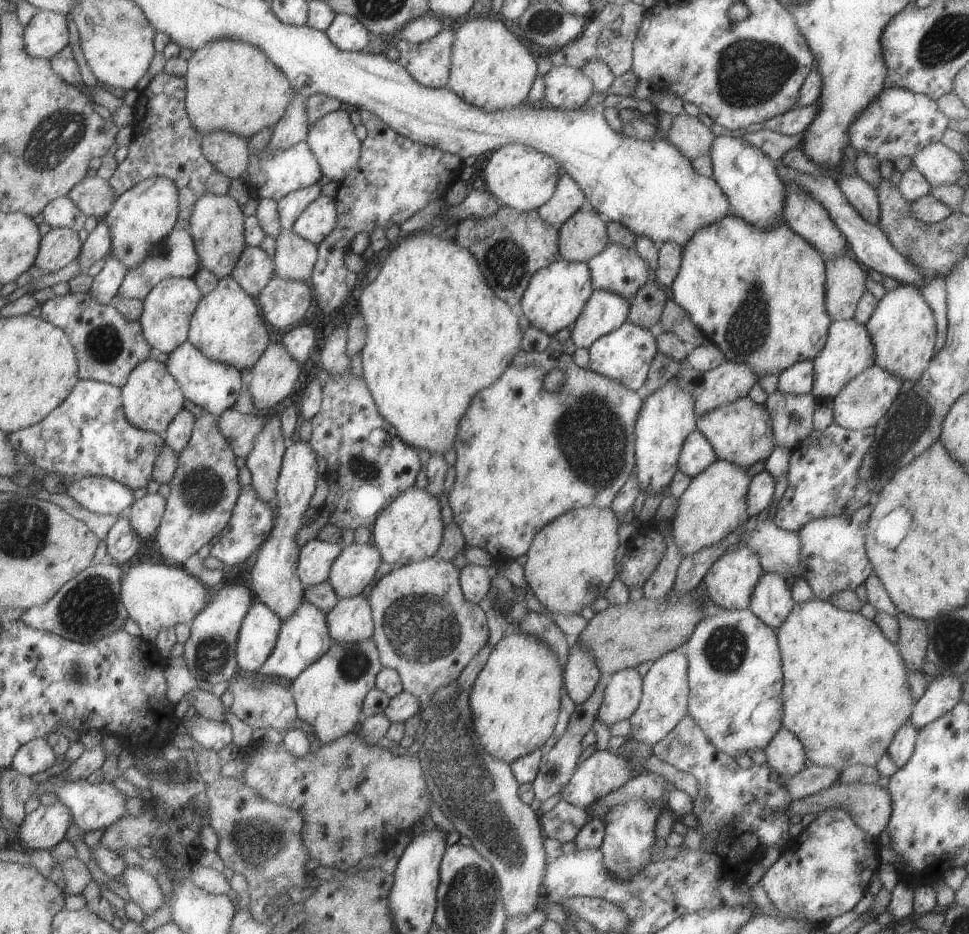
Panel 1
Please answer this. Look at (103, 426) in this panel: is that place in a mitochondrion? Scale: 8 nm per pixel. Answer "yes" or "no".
no

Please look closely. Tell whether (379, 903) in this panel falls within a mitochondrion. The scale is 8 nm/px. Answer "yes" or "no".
no

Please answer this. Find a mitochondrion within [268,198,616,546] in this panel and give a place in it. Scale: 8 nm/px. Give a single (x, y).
(505, 261)

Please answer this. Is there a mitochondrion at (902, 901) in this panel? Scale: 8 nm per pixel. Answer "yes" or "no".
no

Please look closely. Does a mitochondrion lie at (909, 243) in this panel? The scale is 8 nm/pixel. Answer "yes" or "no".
yes

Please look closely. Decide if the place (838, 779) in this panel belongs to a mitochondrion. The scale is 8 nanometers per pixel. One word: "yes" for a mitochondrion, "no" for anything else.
no

